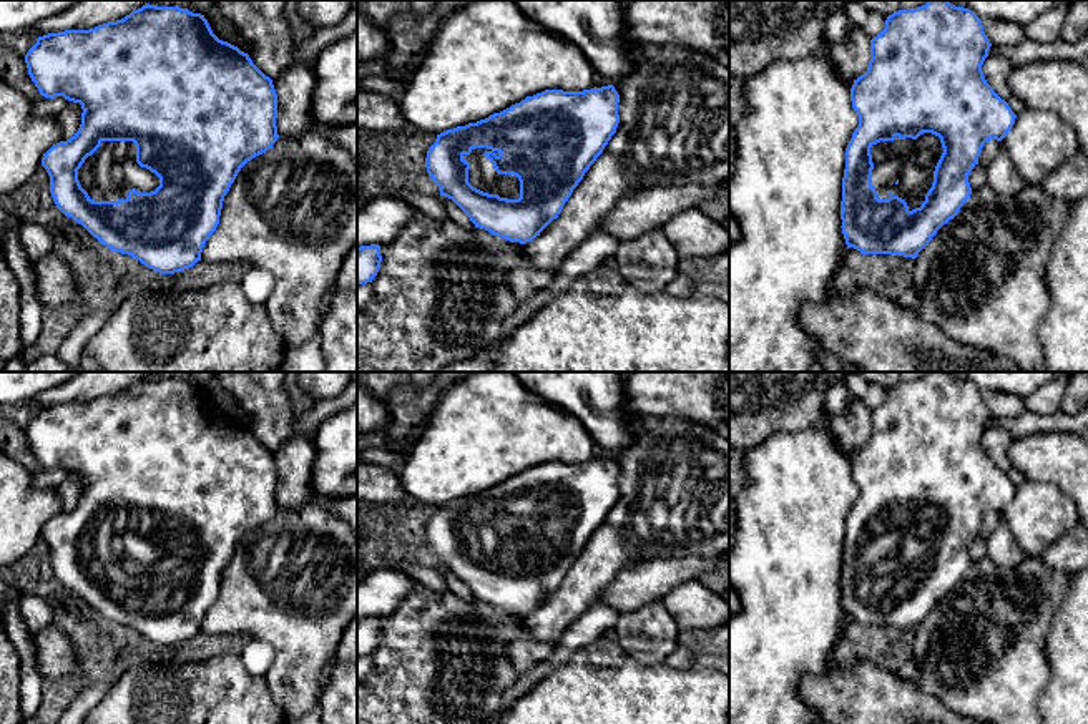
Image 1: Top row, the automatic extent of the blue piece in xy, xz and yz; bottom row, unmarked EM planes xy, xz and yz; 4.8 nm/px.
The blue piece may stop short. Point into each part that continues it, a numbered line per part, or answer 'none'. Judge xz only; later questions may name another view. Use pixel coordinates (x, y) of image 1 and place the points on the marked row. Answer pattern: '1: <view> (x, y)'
1: xz (482, 175)

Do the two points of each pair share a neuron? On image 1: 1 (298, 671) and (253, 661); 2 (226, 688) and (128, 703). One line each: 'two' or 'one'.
1: two
2: one

